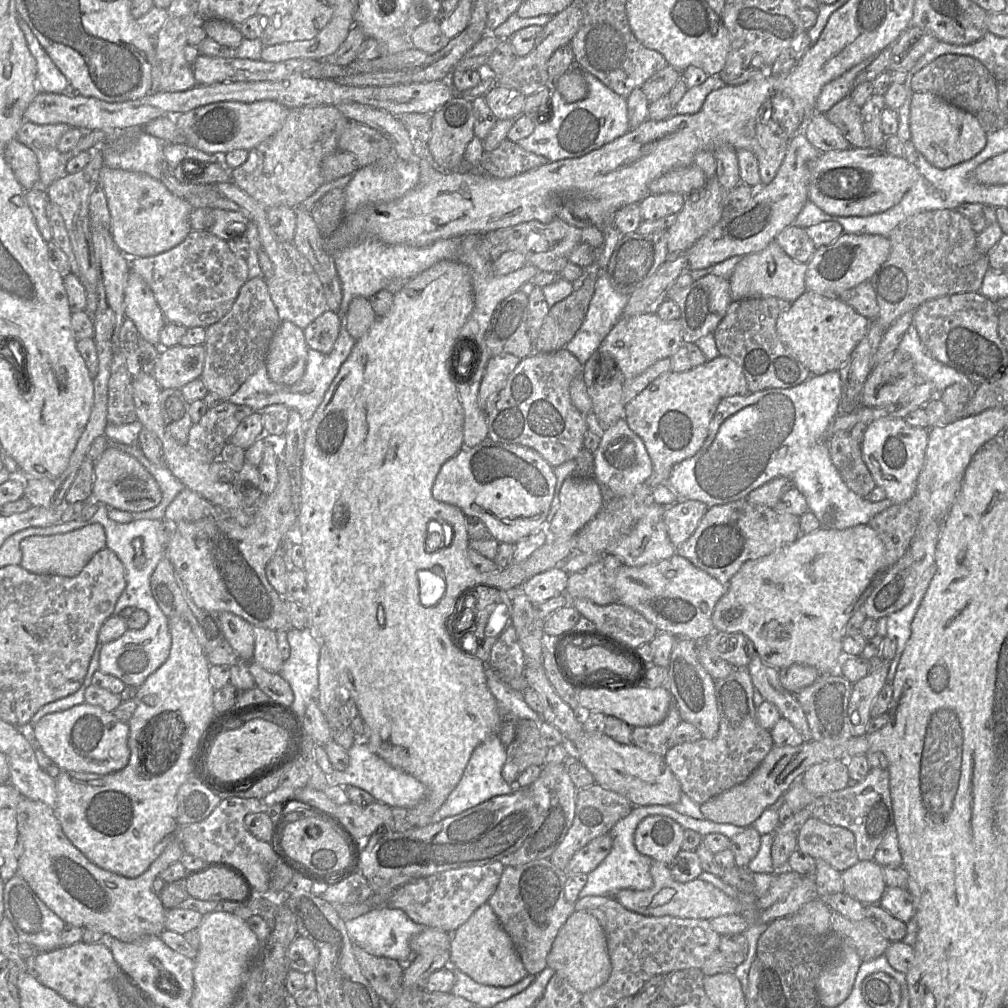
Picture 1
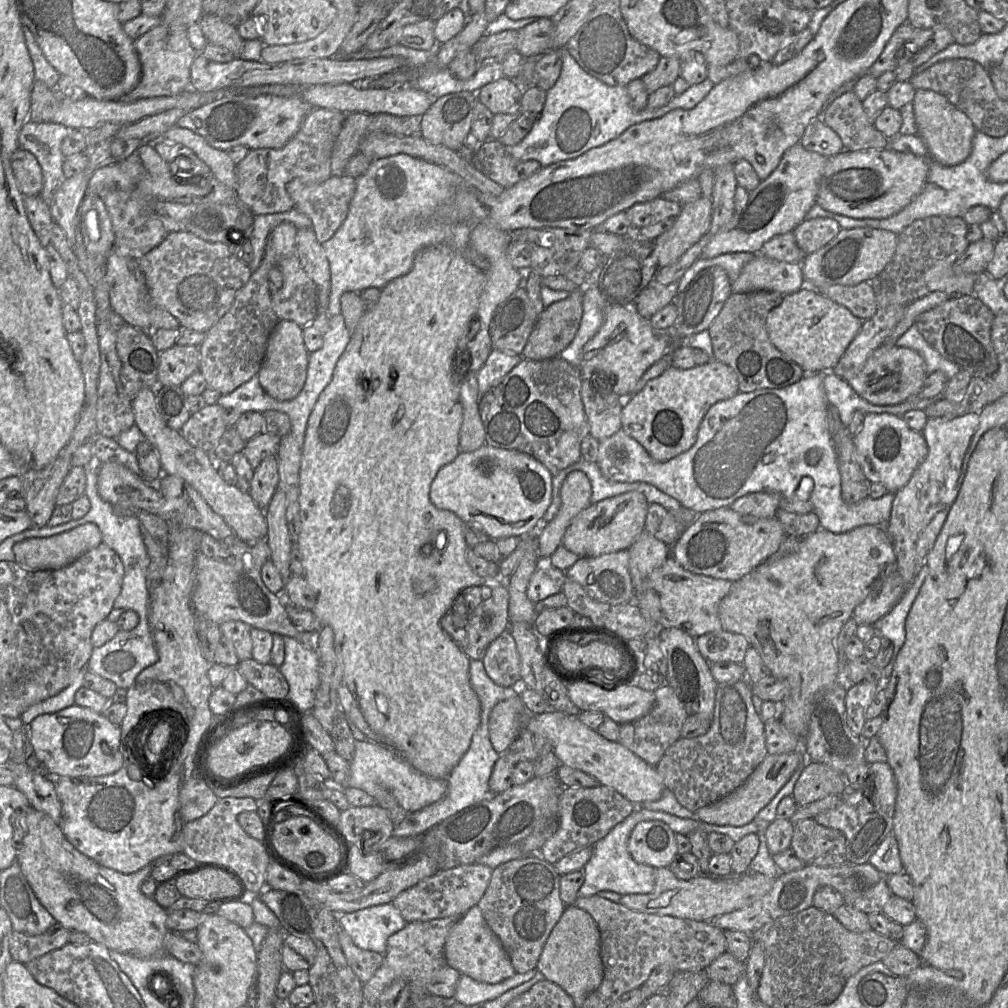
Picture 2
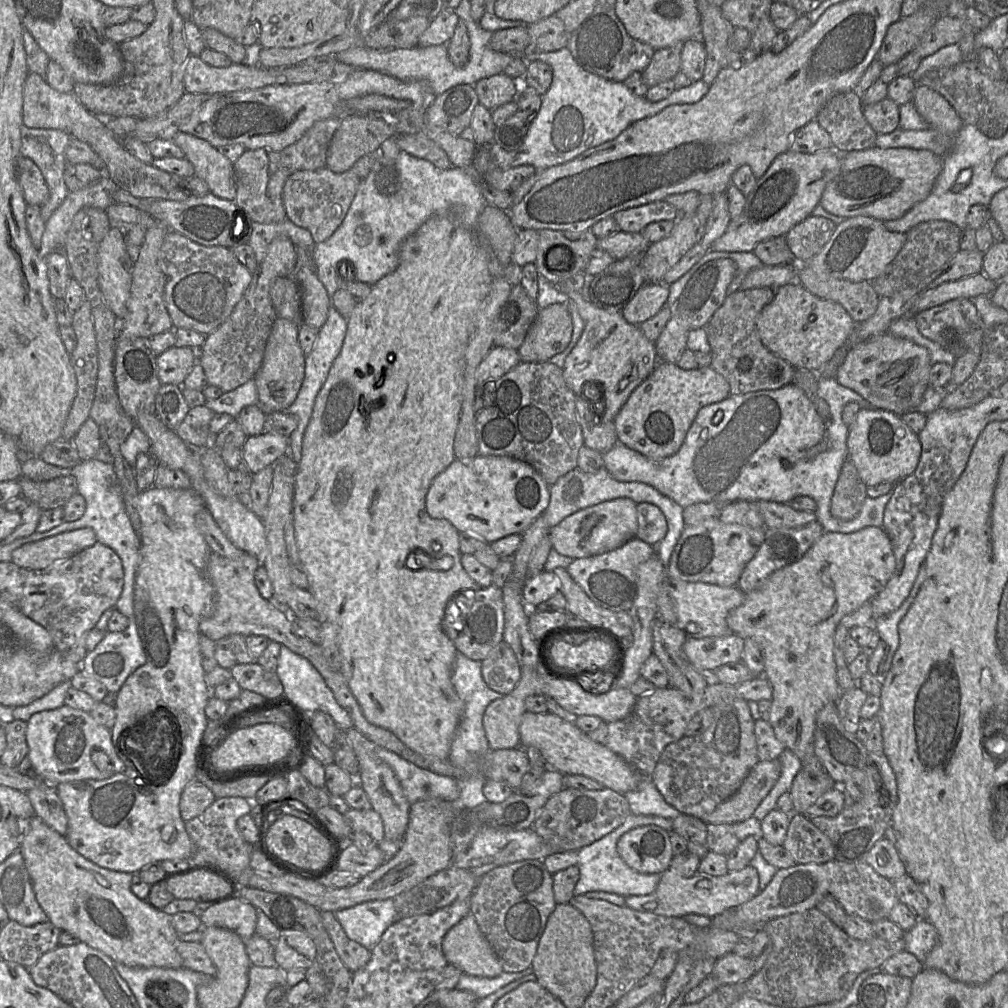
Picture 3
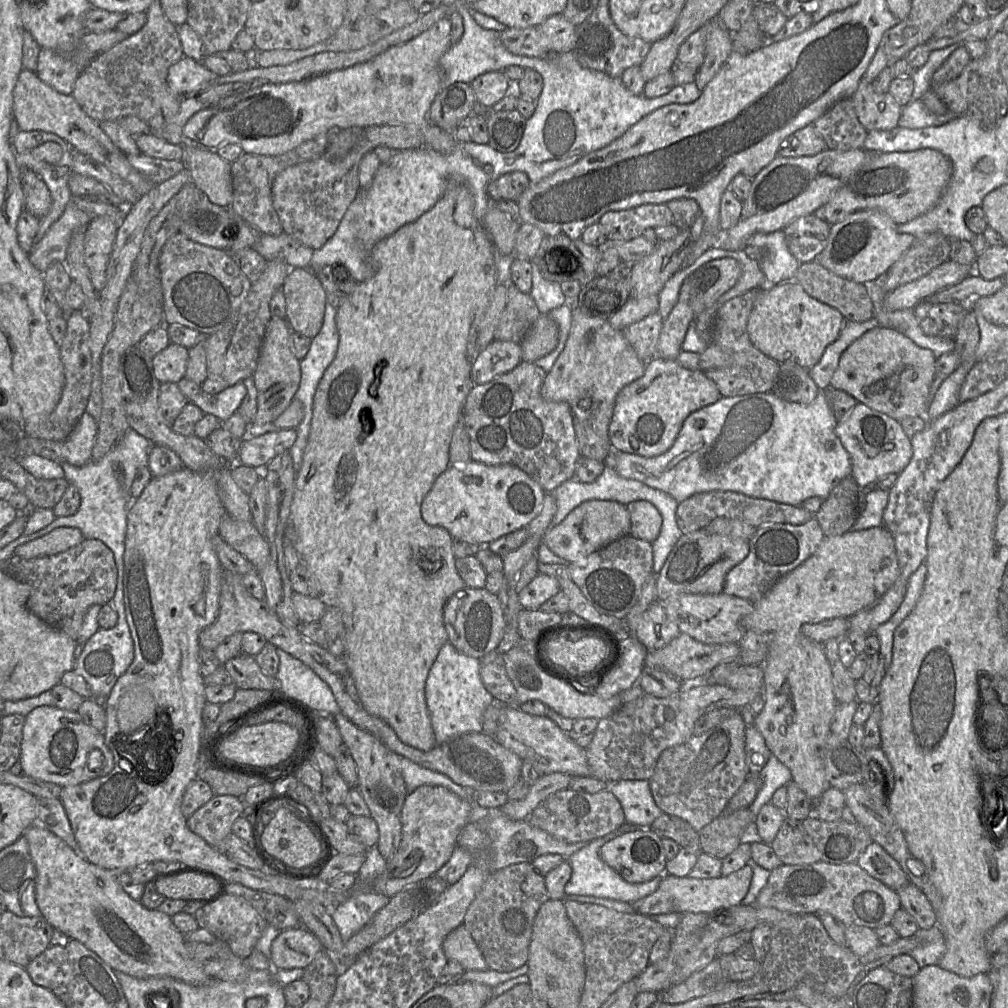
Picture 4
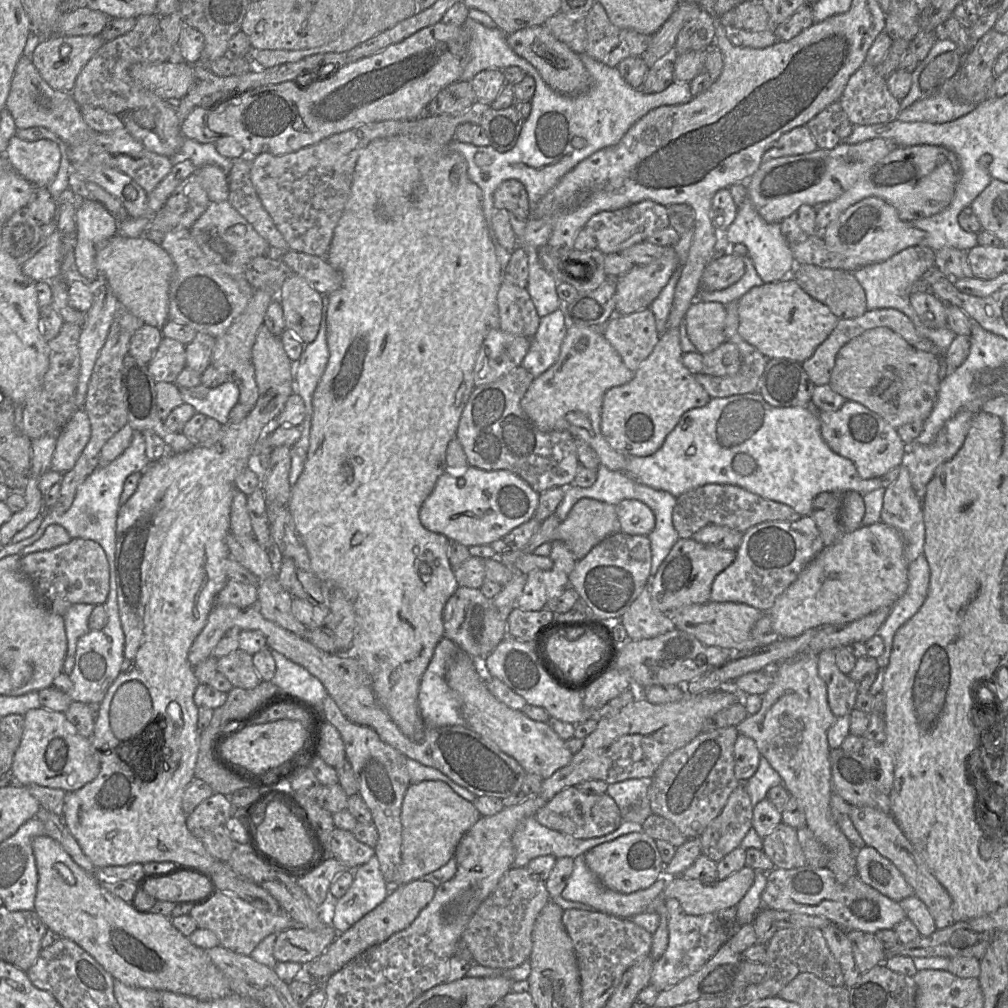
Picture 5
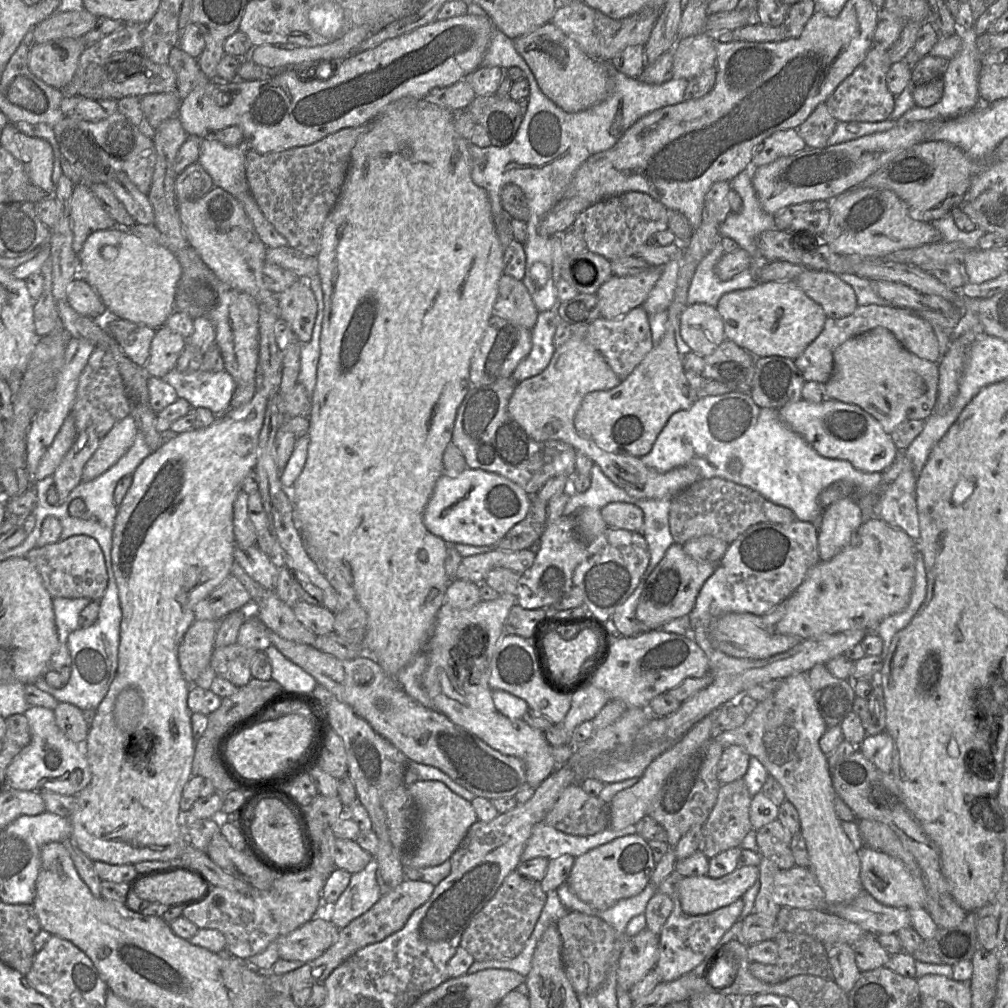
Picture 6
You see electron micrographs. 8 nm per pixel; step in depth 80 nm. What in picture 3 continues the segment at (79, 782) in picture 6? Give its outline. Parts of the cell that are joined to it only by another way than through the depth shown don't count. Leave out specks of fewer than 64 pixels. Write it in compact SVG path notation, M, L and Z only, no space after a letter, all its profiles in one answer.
M67 705L33 714L27 721L26 740L29 748L27 757L35 776L50 784L102 780L123 768L111 740L111 729L98 724L88 712Z

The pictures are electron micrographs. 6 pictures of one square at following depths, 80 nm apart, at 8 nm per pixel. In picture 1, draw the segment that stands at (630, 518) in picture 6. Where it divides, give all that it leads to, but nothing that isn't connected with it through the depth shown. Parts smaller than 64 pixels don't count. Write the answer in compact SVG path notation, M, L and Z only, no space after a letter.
M691 499L679 500L666 507L664 522L674 546L680 546L694 533L708 509L709 506L704 502Z

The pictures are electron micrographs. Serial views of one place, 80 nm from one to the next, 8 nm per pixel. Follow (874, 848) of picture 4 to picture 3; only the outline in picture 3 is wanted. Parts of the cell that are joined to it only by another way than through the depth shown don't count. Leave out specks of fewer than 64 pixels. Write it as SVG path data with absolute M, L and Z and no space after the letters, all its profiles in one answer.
M885 837L873 845L863 857L863 862L869 864L879 875L890 881L894 881L906 873L895 844Z

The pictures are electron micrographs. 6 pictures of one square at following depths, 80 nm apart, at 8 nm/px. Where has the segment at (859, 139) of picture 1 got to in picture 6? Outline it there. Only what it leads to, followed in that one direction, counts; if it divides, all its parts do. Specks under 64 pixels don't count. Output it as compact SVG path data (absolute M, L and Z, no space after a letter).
M825 103L819 104L798 128L797 132L807 147L825 148L838 121L829 113Z

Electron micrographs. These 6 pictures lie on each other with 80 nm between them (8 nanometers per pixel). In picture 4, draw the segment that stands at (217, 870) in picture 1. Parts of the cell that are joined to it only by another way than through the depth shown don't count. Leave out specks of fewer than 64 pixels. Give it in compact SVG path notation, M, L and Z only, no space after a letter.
M199 872L154 879L157 892L166 899L185 901L208 899L223 890L223 883Z

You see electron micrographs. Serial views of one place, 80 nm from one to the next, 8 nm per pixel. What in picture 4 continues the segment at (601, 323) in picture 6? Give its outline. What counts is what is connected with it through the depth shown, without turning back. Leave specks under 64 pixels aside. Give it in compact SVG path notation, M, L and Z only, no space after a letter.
M655 312L621 330L638 357L646 364L654 357L663 322L662 316Z

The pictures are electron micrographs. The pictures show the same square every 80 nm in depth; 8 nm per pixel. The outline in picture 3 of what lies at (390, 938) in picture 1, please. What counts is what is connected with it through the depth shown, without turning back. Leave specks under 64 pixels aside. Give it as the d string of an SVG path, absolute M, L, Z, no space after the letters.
M394 899L373 900L335 912L347 937L372 950L385 930L398 920Z

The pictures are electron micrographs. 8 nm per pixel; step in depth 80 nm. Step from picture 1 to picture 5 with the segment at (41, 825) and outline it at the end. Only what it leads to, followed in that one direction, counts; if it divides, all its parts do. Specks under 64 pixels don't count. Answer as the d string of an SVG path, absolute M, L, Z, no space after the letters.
M48 835L33 839L32 848L38 873L34 910L45 926L74 941L89 953L111 976L133 988L165 990L209 1001L232 993L228 980L214 965L205 949L193 945L171 923L170 917L139 912L131 903L103 888L98 878L79 867L63 847Z

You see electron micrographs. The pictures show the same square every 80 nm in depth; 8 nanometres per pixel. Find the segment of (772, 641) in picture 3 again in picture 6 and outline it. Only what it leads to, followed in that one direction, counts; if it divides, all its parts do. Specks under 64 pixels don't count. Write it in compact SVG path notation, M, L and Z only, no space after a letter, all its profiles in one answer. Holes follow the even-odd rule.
M879 517L864 521L857 529L857 536L857 546L848 545L829 561L819 561L809 570L803 582L785 600L786 612L774 628L777 633L813 639L853 629L873 630L885 617L907 606L914 583L916 541ZM797 673L782 680L772 696L759 702L740 727L712 738L724 748L741 746L755 757L782 787L785 799L791 802L800 819L809 857L809 868L815 874L829 904L846 904L862 891L860 860L853 844L836 815L828 757L821 751L819 740L827 731L808 683L806 673Z

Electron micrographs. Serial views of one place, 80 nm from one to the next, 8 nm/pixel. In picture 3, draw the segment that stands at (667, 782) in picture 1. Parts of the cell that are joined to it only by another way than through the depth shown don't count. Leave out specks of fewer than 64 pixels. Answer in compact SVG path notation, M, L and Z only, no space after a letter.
M526 711L519 727L520 747L539 749L548 769L563 775L582 775L596 780L604 787L624 795L637 788L642 775L621 756L604 744L594 742L575 723L570 723L552 713L532 713Z

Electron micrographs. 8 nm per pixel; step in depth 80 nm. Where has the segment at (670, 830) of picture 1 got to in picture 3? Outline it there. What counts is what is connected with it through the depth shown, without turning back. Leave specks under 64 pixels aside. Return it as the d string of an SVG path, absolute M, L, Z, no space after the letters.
M647 825L632 829L617 843L617 851L625 863L643 874L661 874L673 858L670 832Z

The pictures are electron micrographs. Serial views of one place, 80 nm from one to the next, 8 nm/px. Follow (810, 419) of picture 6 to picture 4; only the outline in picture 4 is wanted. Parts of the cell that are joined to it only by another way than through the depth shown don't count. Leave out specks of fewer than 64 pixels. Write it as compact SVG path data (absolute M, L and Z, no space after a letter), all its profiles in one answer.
M860 402L837 422L835 433L851 458L851 474L861 489L872 486L885 475L899 475L913 455L911 438L905 434L900 422Z

